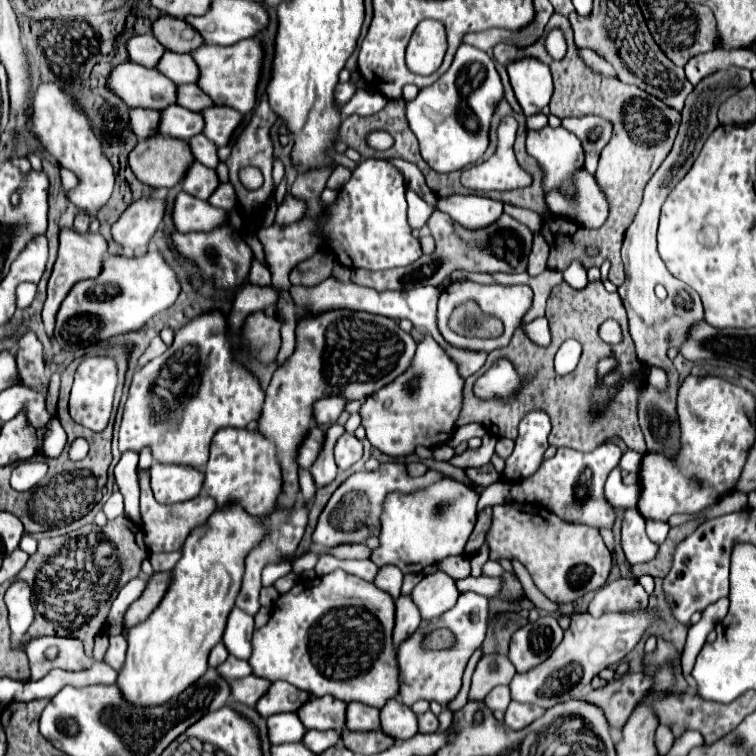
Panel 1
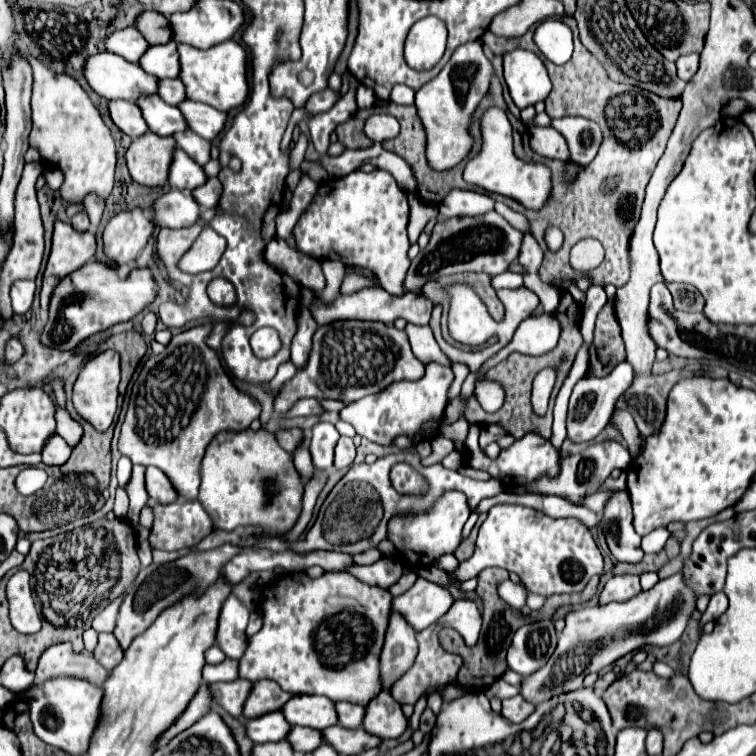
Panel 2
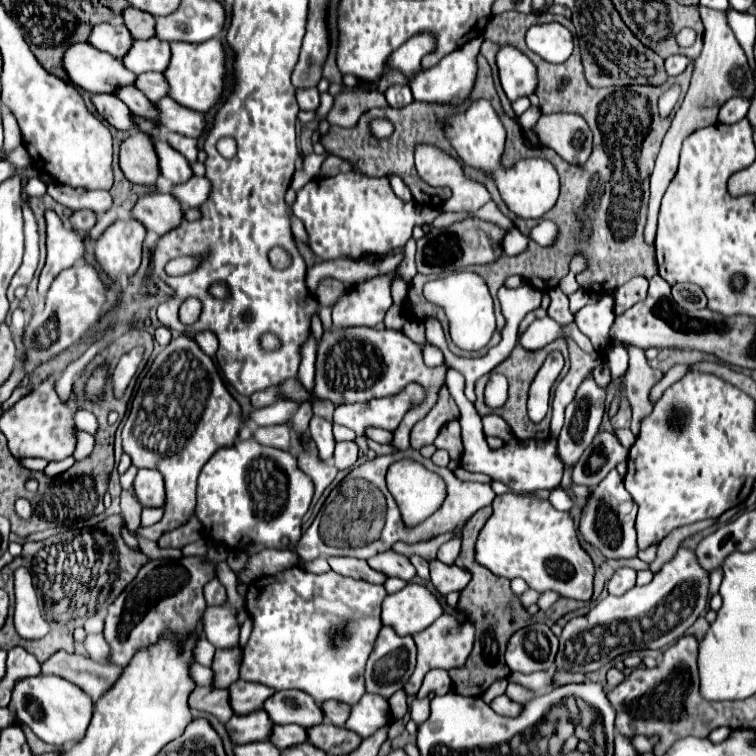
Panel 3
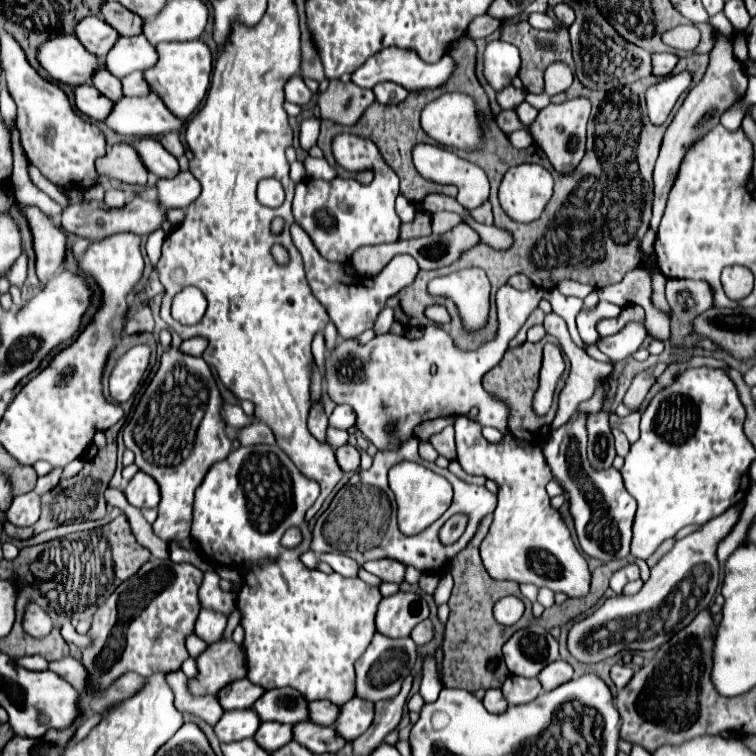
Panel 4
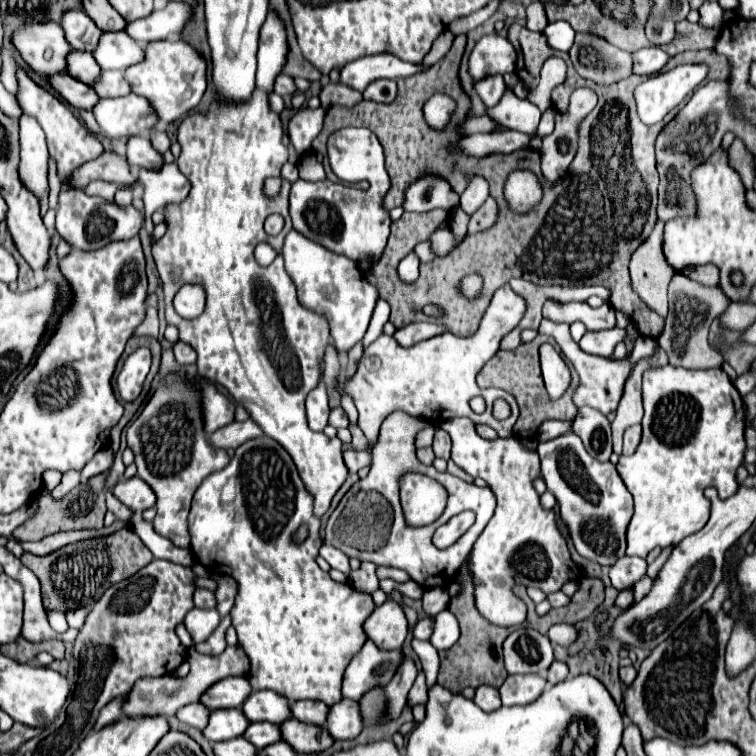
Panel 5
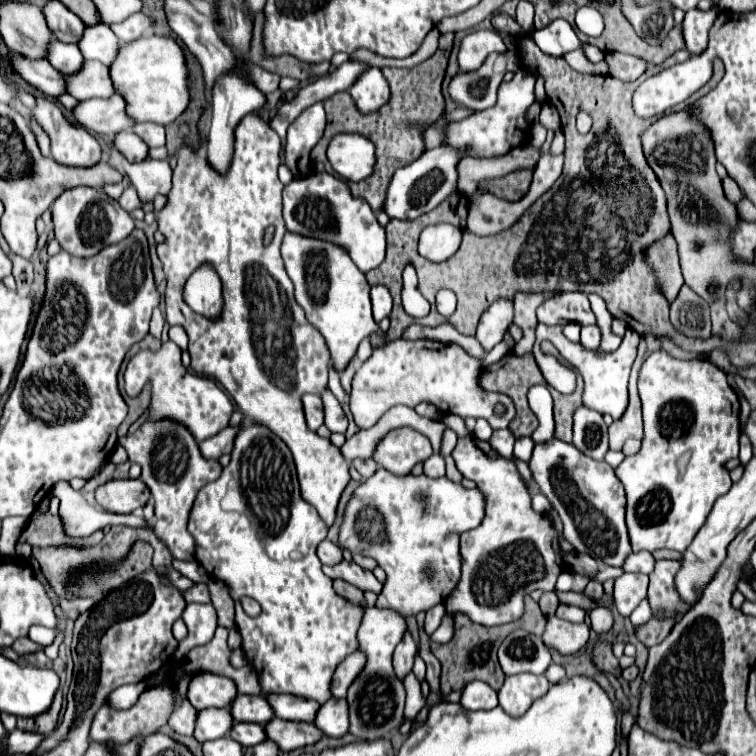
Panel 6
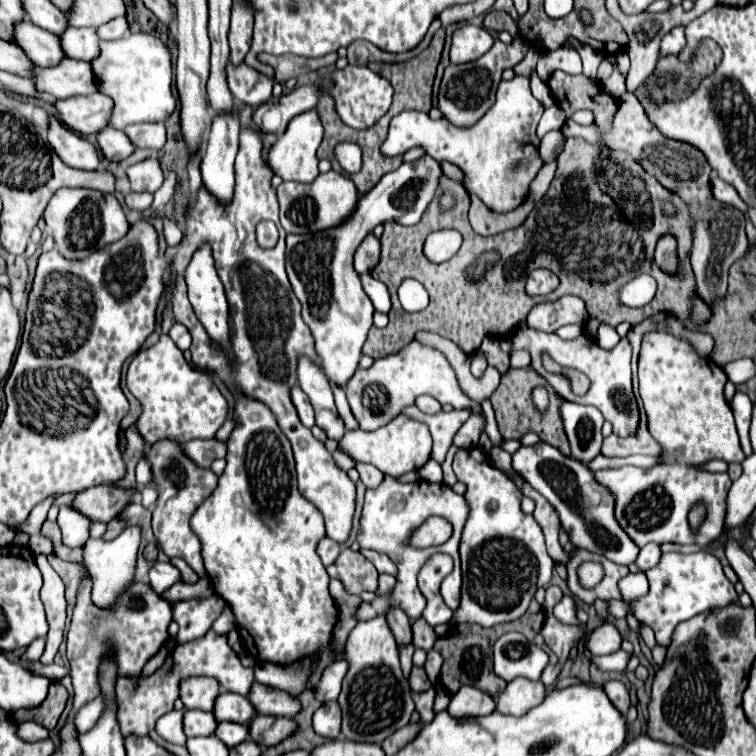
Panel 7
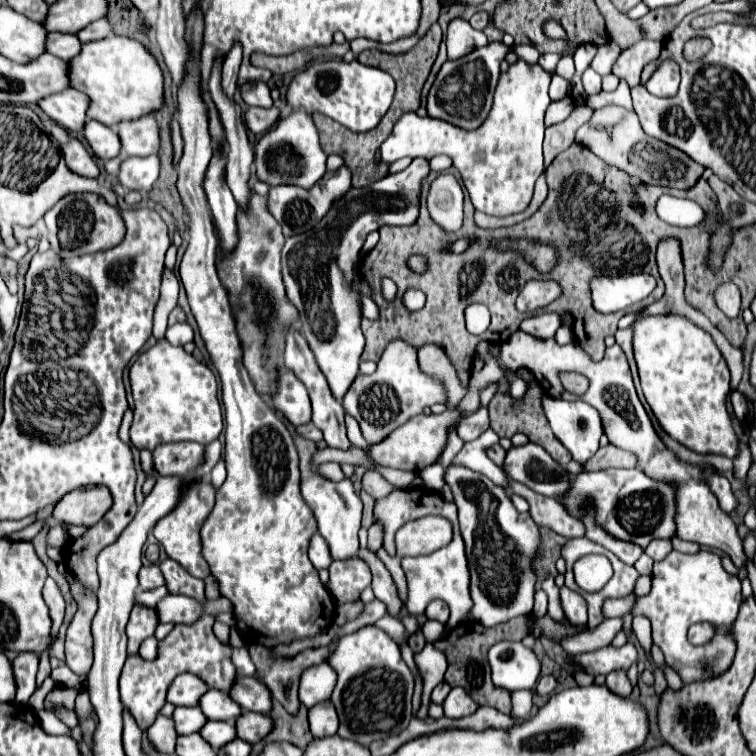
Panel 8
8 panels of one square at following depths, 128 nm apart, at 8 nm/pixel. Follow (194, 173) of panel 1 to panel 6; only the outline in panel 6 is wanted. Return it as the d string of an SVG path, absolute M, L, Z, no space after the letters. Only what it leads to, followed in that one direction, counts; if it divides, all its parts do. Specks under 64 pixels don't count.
M134 132L116 134L114 144L128 158L128 162L144 162L148 158L148 146Z

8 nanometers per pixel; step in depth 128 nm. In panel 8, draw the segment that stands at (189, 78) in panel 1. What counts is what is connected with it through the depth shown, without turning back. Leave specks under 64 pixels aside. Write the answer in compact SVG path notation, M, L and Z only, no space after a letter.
M50 32L48 34L48 52L54 56L60 56L62 60L72 60L80 54L82 42L76 34L62 34L62 32Z

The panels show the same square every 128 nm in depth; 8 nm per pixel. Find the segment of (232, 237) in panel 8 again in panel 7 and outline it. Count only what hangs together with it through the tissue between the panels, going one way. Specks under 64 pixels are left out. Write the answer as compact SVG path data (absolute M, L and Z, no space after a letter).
M234 106L230 112L222 112L212 118L206 154L200 164L204 188L224 204L230 202L234 192L234 158L238 152L240 132L238 114L240 110Z

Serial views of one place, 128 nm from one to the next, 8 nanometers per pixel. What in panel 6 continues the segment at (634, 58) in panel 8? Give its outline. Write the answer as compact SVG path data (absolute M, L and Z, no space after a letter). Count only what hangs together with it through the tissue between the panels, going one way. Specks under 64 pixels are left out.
M712 8L712 10L690 10L682 22L684 28L684 42L686 48L692 54L702 54L708 46L708 32L718 16L720 8Z

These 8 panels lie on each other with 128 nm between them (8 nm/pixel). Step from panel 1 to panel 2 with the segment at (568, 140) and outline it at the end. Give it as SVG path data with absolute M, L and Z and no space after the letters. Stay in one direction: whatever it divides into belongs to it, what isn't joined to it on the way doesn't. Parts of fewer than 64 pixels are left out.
M532 126L532 138L530 138L530 148L544 156L544 158L554 158L554 160L570 160L570 150L564 140L564 136L554 130L552 126L542 128L542 126Z

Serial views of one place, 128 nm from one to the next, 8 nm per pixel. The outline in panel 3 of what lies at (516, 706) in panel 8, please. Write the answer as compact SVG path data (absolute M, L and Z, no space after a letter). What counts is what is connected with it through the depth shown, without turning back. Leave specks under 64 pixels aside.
M508 684L508 688L506 688L506 696L510 698L510 700L514 700L514 702L520 702L520 704L526 704L534 694L532 694L532 690L528 690L528 688L524 688L524 686L518 686L518 684Z

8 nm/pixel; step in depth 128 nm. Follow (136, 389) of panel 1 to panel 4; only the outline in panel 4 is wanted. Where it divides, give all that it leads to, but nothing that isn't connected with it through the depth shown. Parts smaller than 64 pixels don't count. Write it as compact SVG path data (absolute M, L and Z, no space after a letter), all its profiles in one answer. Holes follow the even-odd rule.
M170 346L162 354L160 368L146 386L130 422L124 424L124 444L136 454L136 466L150 474L160 486L162 500L152 528L154 534L166 542L182 542L190 536L194 490L200 486L208 468L224 460L232 450L230 438L226 436L222 406L222 396L204 358L184 354L180 348ZM156 462L178 464L168 466Z

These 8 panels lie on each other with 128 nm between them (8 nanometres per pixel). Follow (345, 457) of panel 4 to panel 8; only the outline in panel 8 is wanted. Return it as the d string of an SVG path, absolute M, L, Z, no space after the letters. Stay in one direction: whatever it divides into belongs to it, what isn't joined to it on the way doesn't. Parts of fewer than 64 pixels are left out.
M366 470L364 478L362 478L362 488L372 496L372 498L380 498L386 496L390 490L394 490L394 486L376 470Z

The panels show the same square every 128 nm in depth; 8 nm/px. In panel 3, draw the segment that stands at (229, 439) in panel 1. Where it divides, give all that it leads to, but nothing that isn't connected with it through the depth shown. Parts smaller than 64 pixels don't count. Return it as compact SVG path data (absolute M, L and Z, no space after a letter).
M254 438L218 448L198 476L196 516L210 538L232 550L248 542L278 548L284 536L294 544L300 538L302 516L312 500L312 480L298 468L296 456L286 450L262 446Z

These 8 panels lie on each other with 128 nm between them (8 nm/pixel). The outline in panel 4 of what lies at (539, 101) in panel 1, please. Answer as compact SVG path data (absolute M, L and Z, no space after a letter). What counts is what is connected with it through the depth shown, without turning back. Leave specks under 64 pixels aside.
M494 40L486 46L484 76L496 92L510 86L512 78L516 78L518 72L520 72L520 54L516 46L502 40Z

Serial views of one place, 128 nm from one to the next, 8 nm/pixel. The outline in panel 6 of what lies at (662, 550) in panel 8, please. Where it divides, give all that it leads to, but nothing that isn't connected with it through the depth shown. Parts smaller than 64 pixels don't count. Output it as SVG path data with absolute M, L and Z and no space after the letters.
M650 552L630 554L622 566L624 572L640 572L640 574L650 574L652 568L654 568L654 558Z

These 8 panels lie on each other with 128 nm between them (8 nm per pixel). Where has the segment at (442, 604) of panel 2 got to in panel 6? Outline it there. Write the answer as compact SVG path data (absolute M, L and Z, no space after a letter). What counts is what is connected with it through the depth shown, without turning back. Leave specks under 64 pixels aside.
M376 606L366 608L366 614L358 628L358 642L360 650L368 656L368 664L364 672L360 672L360 676L354 680L346 696L350 706L350 734L362 740L376 740L386 736L390 730L398 728L404 718L404 686L392 670L392 652L404 638L406 630L408 626L400 612Z

